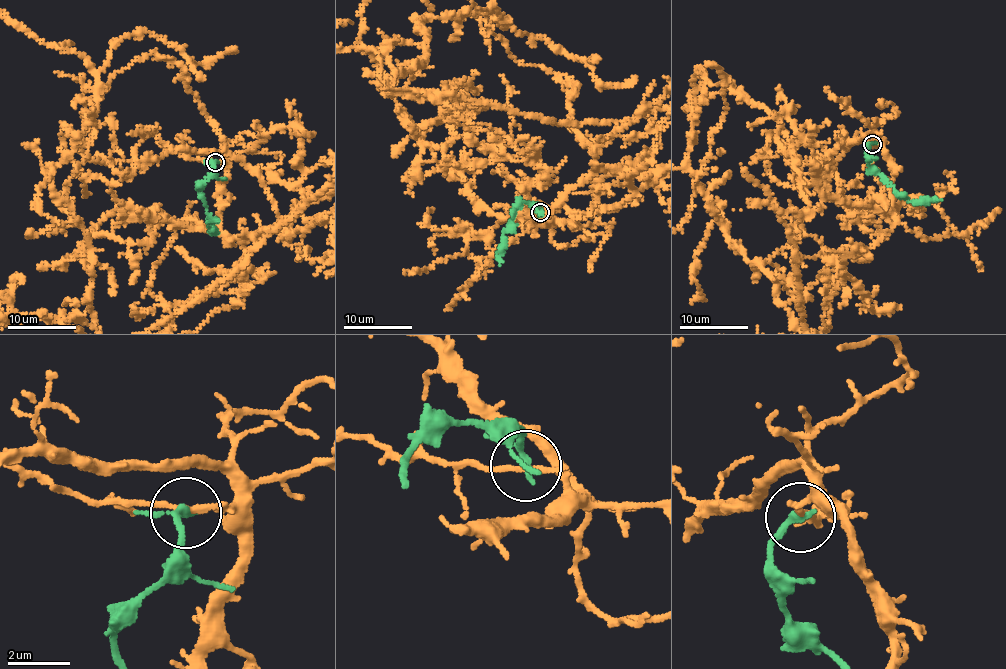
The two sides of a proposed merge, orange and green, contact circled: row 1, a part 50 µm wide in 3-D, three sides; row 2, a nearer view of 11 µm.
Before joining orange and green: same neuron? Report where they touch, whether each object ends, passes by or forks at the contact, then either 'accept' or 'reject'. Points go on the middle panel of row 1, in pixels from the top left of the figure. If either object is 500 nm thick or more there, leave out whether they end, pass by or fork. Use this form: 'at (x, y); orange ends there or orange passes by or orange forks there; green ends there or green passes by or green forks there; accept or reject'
at (540, 212); orange passes by; green passes by; reject

